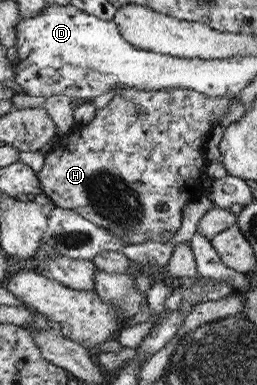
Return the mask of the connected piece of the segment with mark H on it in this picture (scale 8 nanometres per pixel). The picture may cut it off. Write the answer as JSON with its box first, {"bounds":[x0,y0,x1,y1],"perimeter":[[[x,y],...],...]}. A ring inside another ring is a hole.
{"bounds":[39,86,231,244],"perimeter":[[[134,86],[121,89],[112,98],[106,108],[102,110],[96,109],[96,116],[86,125],[78,124],[74,126],[74,130],[66,138],[66,142],[62,142],[62,149],[56,148],[54,153],[46,156],[46,164],[39,178],[43,183],[46,196],[52,198],[58,208],[66,208],[78,211],[84,218],[91,220],[98,226],[104,227],[106,230],[114,231],[123,239],[123,244],[140,244],[144,241],[158,241],[164,232],[175,233],[182,228],[185,223],[183,210],[192,201],[196,201],[202,196],[202,192],[206,189],[200,184],[200,172],[202,166],[206,164],[204,158],[204,146],[208,140],[208,134],[212,132],[214,126],[220,124],[220,120],[228,111],[231,100],[228,97],[220,99],[210,99],[208,95],[190,90],[189,88],[167,88],[162,90],[136,90]]]}

